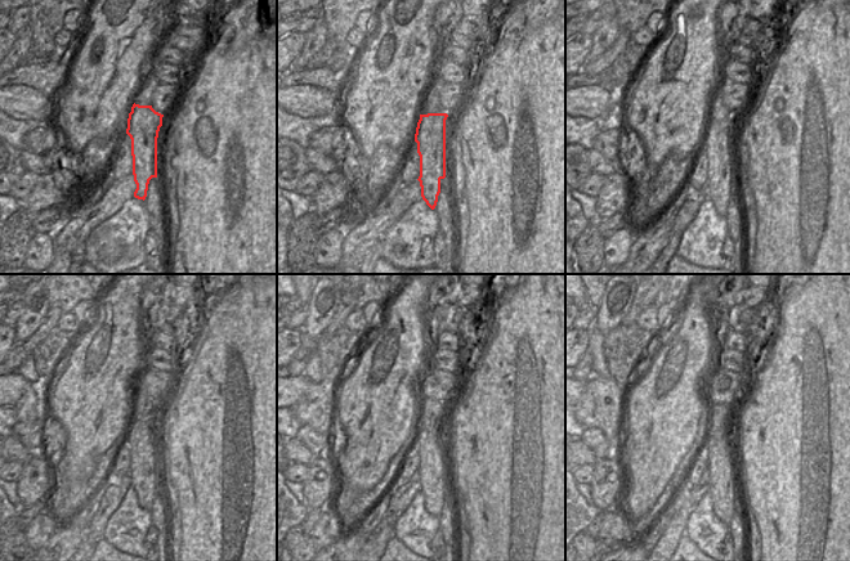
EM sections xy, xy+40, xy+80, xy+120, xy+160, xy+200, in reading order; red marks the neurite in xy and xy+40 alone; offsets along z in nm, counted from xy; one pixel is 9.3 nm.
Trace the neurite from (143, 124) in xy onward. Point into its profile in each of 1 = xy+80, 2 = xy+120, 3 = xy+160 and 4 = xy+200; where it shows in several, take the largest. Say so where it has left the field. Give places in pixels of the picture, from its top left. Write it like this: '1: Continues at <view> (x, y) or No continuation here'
1: Continues at xy+80 (719, 188)
2: Continues at xy+120 (143, 467)
3: Continues at xy+160 (432, 470)
4: Continues at xy+200 (724, 488)

